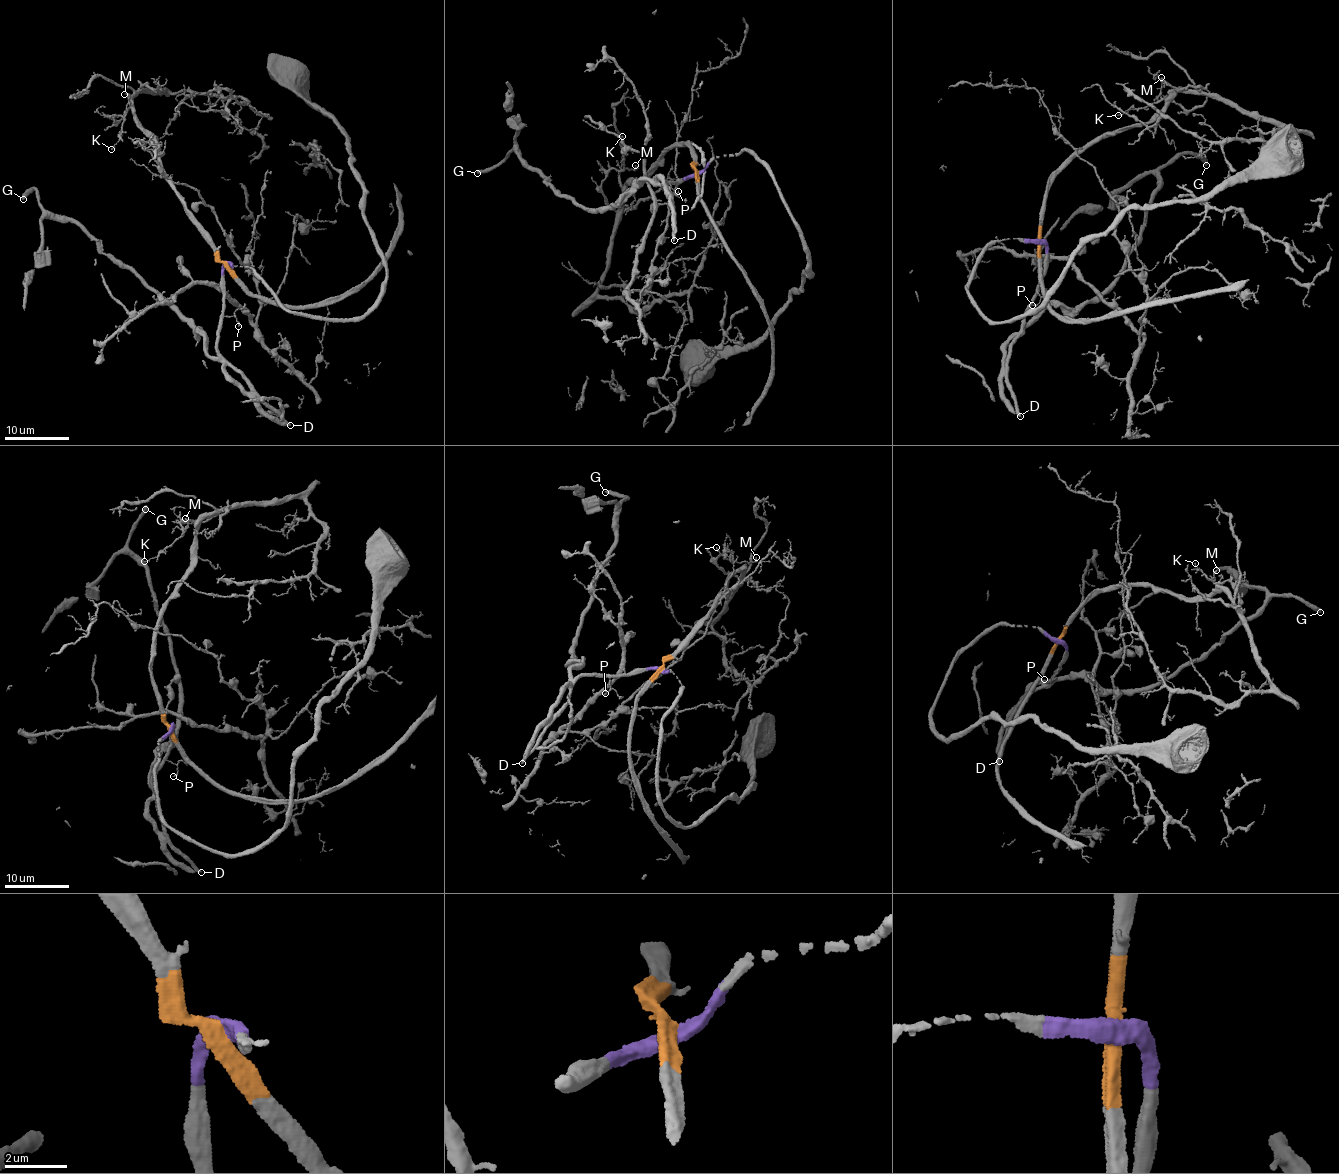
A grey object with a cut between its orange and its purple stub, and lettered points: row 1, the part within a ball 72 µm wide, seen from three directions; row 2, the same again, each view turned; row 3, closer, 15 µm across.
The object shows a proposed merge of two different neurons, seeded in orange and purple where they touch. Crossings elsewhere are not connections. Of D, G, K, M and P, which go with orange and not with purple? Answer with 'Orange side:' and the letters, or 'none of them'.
Orange side: K, M

